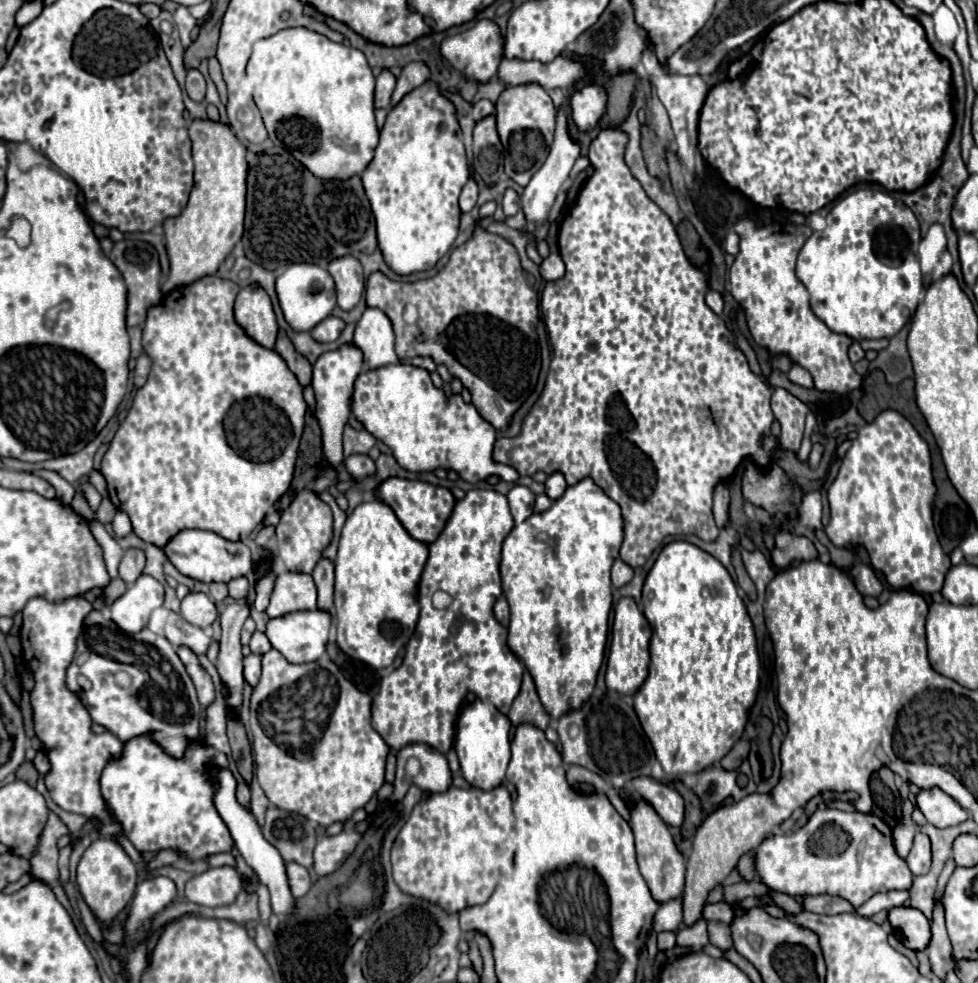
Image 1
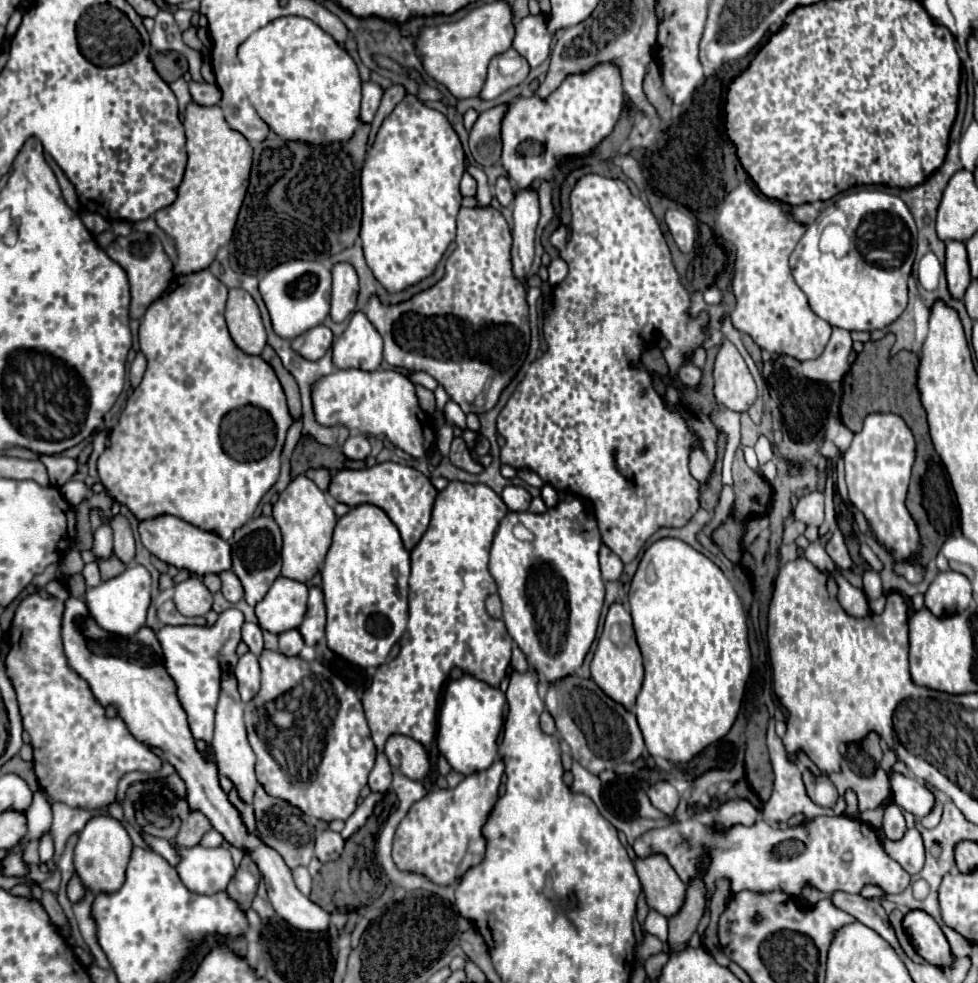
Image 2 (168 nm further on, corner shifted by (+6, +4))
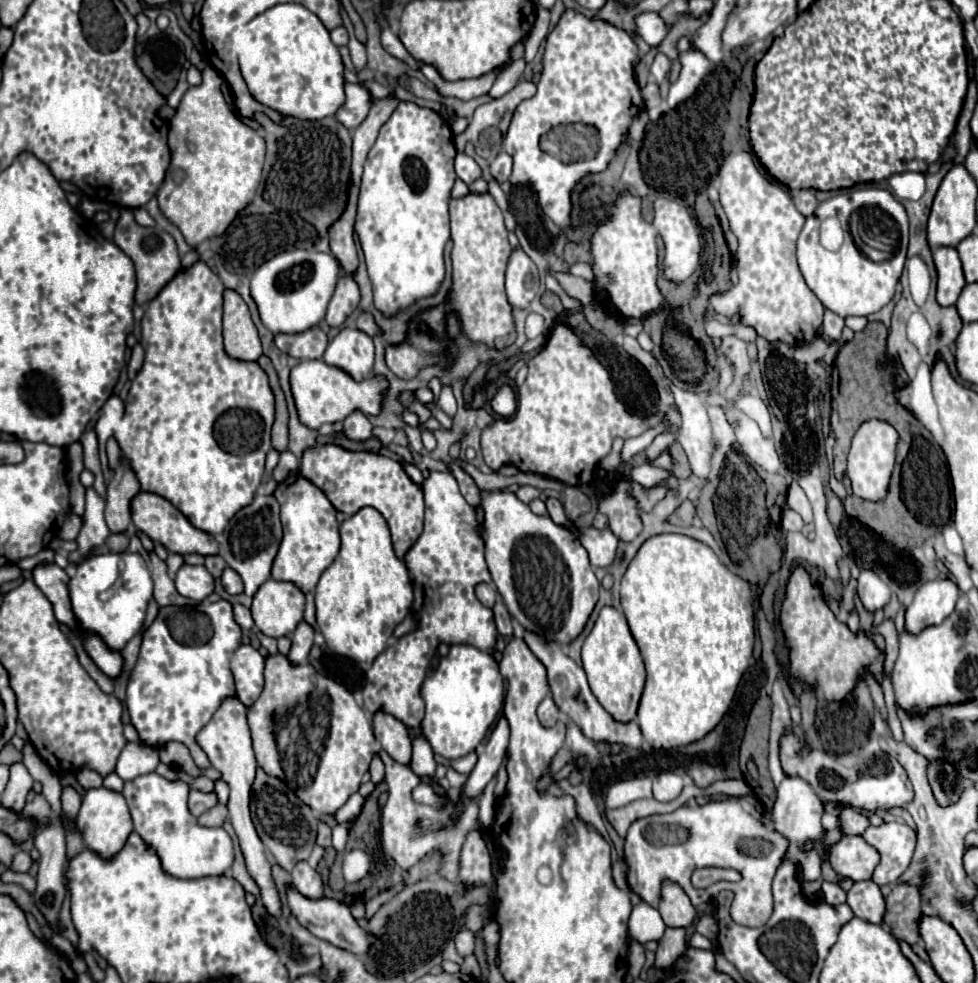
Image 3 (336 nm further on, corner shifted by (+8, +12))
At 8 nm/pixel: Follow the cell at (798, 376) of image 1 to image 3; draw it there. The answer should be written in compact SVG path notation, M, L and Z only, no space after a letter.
M826 309L822 333L824 333L828 339L840 339L842 329L844 329L844 319L842 319L840 315L836 315L836 313L832 313L832 311Z

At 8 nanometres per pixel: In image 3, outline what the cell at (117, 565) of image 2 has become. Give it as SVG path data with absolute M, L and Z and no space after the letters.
M124 533L120 535L110 535L104 543L108 547L108 551L116 551L116 553L124 553L126 547L128 547L128 537Z

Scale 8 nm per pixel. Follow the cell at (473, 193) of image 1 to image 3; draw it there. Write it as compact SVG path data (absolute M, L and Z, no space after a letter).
M458 153L458 155L456 155L456 175L458 175L466 185L470 185L470 183L474 183L474 181L482 175L482 171L480 171L480 167L476 165L476 161L474 161L472 157L468 157L468 155L464 155L464 153Z

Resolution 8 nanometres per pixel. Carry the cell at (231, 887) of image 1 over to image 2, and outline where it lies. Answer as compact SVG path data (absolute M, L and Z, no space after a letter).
M174 845L178 847L178 855L180 861L176 865L176 871L182 879L182 883L194 891L194 893L202 893L202 895L212 895L216 891L224 891L228 881L234 875L234 865L232 865L232 855L226 847L202 847L202 845L194 845L194 847L182 847L182 845Z

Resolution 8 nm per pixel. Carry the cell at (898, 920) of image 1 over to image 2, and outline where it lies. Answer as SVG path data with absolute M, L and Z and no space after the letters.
M910 911L904 917L904 927L908 935L914 939L916 951L932 965L948 967L954 959L948 939L944 937L940 925L924 911Z

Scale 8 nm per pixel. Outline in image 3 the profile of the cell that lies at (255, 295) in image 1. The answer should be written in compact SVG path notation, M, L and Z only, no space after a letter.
M234 289L224 291L224 347L234 359L256 361L262 355L258 329L252 323L248 305Z

